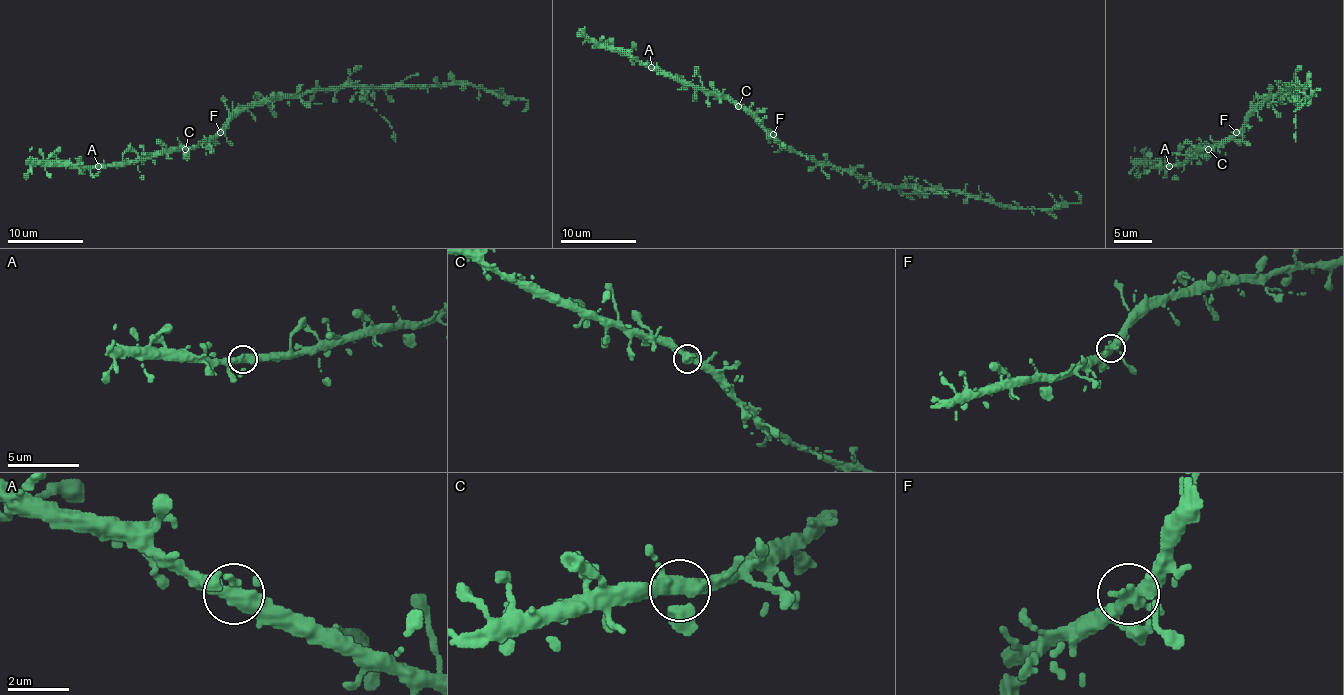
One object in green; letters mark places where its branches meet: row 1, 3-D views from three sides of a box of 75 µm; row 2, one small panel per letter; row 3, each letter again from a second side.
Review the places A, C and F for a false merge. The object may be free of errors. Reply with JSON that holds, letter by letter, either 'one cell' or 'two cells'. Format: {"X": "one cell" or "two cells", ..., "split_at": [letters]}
{"A": "one cell", "C": "one cell", "F": "one cell", "split_at": []}

